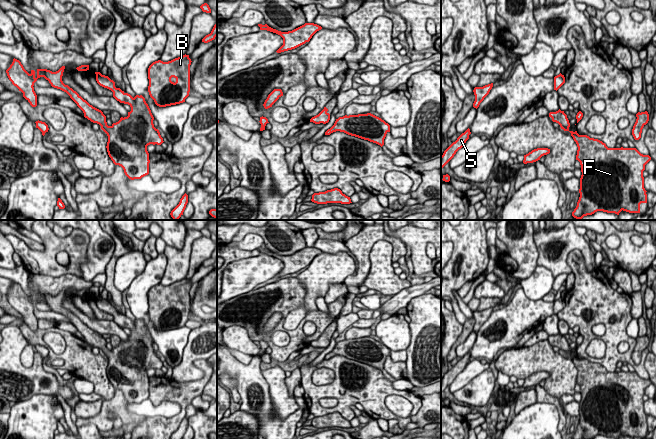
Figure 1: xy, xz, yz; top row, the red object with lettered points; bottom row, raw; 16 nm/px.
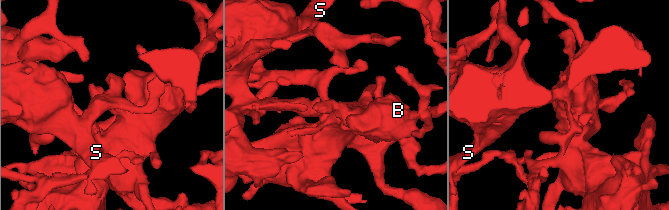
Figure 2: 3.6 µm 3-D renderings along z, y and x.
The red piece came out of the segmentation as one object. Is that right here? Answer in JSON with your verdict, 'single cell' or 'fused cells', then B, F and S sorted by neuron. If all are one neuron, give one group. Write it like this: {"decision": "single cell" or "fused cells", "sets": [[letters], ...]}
{"decision": "single cell", "sets": [["B", "F", "S"]]}

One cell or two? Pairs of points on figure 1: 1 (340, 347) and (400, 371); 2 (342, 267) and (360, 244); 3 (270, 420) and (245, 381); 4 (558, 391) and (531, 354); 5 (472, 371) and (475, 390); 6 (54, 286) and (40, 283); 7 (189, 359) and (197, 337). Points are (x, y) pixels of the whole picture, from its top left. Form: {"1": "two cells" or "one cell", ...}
{"1": "one cell", "2": "two cells", "3": "one cell", "4": "one cell", "5": "two cells", "6": "one cell", "7": "one cell"}

